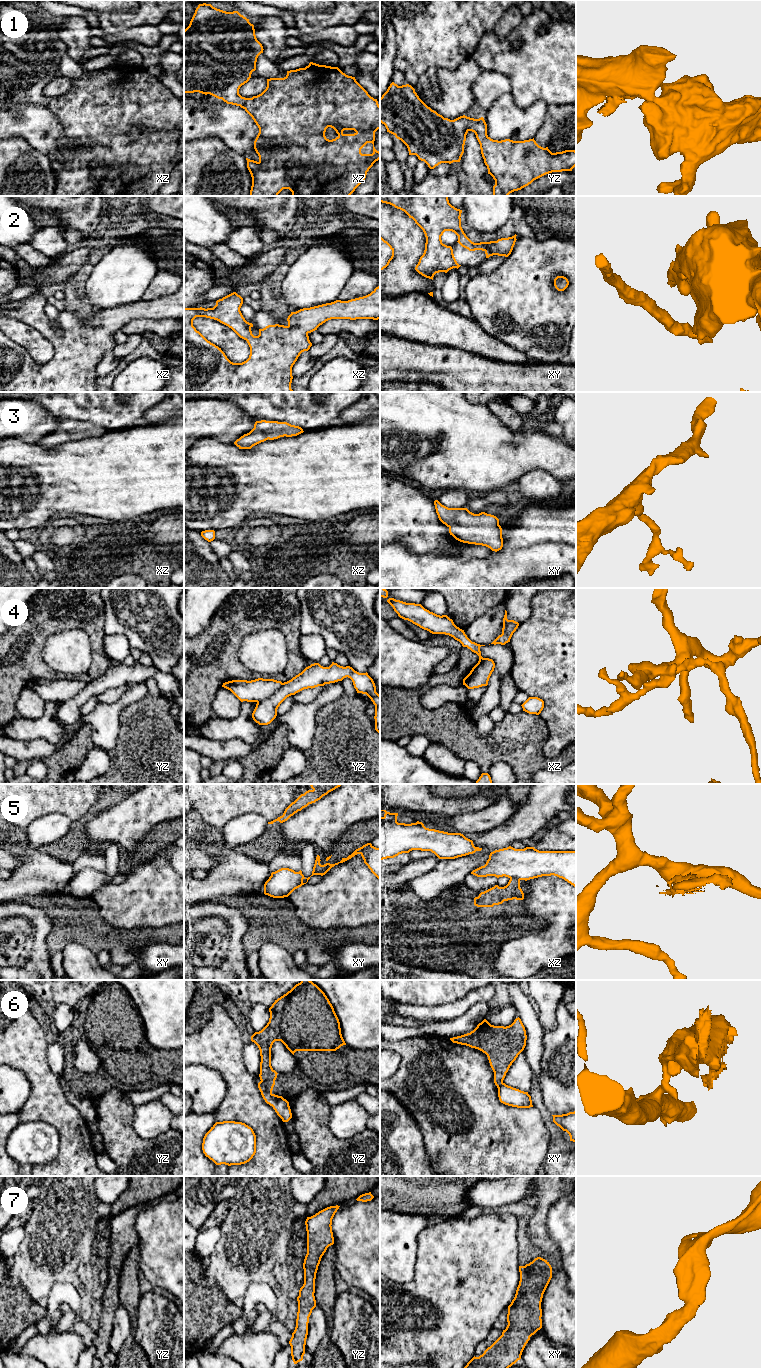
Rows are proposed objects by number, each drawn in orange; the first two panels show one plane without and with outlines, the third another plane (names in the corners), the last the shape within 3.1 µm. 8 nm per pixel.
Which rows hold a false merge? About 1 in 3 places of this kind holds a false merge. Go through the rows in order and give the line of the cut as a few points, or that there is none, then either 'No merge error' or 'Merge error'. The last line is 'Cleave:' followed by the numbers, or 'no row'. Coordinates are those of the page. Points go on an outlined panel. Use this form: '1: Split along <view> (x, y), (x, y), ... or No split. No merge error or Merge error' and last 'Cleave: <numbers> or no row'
1: No split. No merge error
2: No split. No merge error
3: No split. No merge error
4: Split along yz (283, 683), (268, 697), (257, 702). Merge error
5: Split along xy (321, 865), (323, 867), (322, 875). Merge error
6: Split along yz (261, 1080), (271, 1093). Merge error
7: No split. No merge error
Cleave: 4, 5, 6

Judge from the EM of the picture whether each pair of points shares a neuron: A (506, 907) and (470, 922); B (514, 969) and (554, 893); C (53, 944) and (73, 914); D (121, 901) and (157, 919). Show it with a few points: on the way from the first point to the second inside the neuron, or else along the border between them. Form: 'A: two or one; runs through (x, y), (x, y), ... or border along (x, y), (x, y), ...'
A: one; runs through (497, 914), (493, 918), (479, 922)
B: one; runs through (533, 950), (557, 926), (557, 912)
C: one; runs through (60, 937), (73, 921)
D: one; runs through (130, 904), (142, 904), (148, 910)

